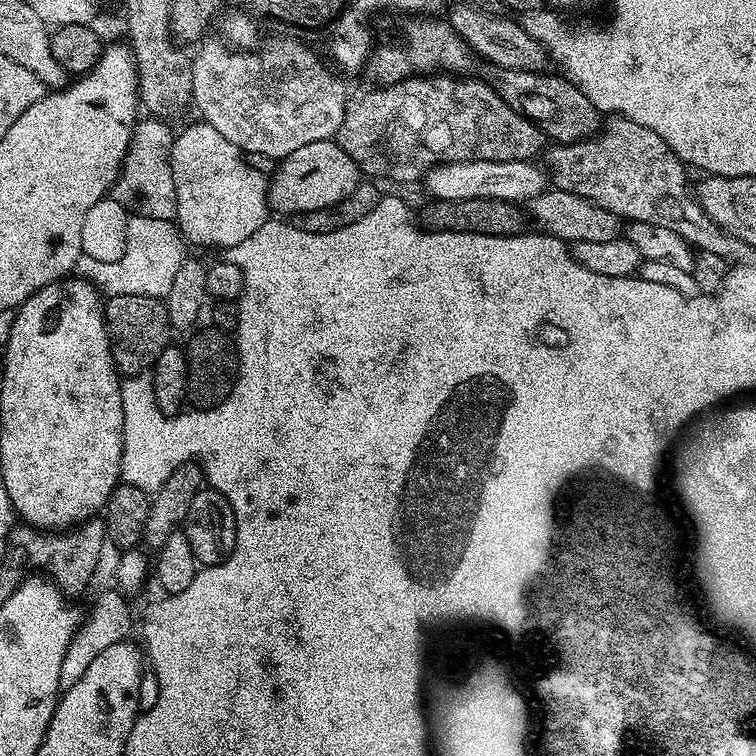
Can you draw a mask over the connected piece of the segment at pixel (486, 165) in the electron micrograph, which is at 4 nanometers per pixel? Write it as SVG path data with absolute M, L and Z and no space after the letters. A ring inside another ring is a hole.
M532 160L450 162L449 164L437 164L436 167L429 168L426 173L426 185L428 184L429 197L438 200L502 198L513 202L527 202L533 200L539 192L545 191L546 172L541 165L540 168Z

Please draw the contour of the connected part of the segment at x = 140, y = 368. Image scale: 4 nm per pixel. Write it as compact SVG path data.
M142 294L107 297L104 300L104 321L108 327L116 371L121 377L127 378L147 373L158 358L158 354L162 354L162 350L169 347L168 306L161 297Z

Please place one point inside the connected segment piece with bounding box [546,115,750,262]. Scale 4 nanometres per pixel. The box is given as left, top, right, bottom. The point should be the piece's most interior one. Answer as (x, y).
(624, 168)

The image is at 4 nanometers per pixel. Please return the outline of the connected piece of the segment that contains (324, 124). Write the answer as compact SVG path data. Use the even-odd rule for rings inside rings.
M219 39L207 40L199 45L200 53L191 57L194 78L192 104L204 115L201 116L203 123L214 126L226 142L238 146L241 153L264 154L279 162L309 142L335 137L338 126L342 126L349 93L344 92L343 82L335 76L337 73L331 67L328 69L306 45L296 40L284 40L281 44L266 45L261 52L252 52L256 50L233 50Z

